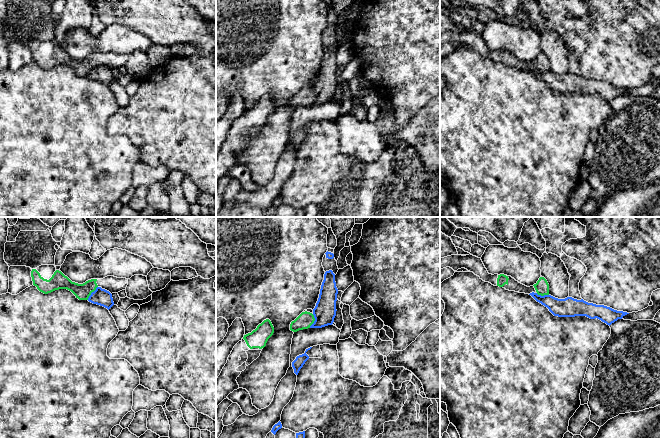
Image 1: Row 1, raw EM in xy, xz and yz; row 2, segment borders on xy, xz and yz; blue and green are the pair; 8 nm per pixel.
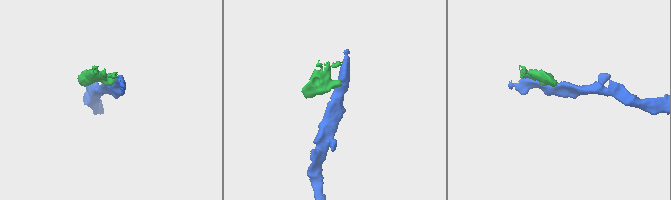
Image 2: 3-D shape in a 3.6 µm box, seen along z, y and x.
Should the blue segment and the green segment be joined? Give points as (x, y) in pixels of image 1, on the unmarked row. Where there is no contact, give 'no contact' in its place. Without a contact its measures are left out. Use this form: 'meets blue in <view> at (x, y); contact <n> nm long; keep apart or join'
meets blue in xy at (91, 69); contact 140 nm long; keep apart

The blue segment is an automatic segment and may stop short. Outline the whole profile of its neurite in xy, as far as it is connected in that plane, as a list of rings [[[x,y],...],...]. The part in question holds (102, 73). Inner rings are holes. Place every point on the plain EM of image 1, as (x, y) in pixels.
[[[97,63],[96,66],[91,69],[88,77],[103,82],[108,86],[114,81],[112,70],[101,63]]]

